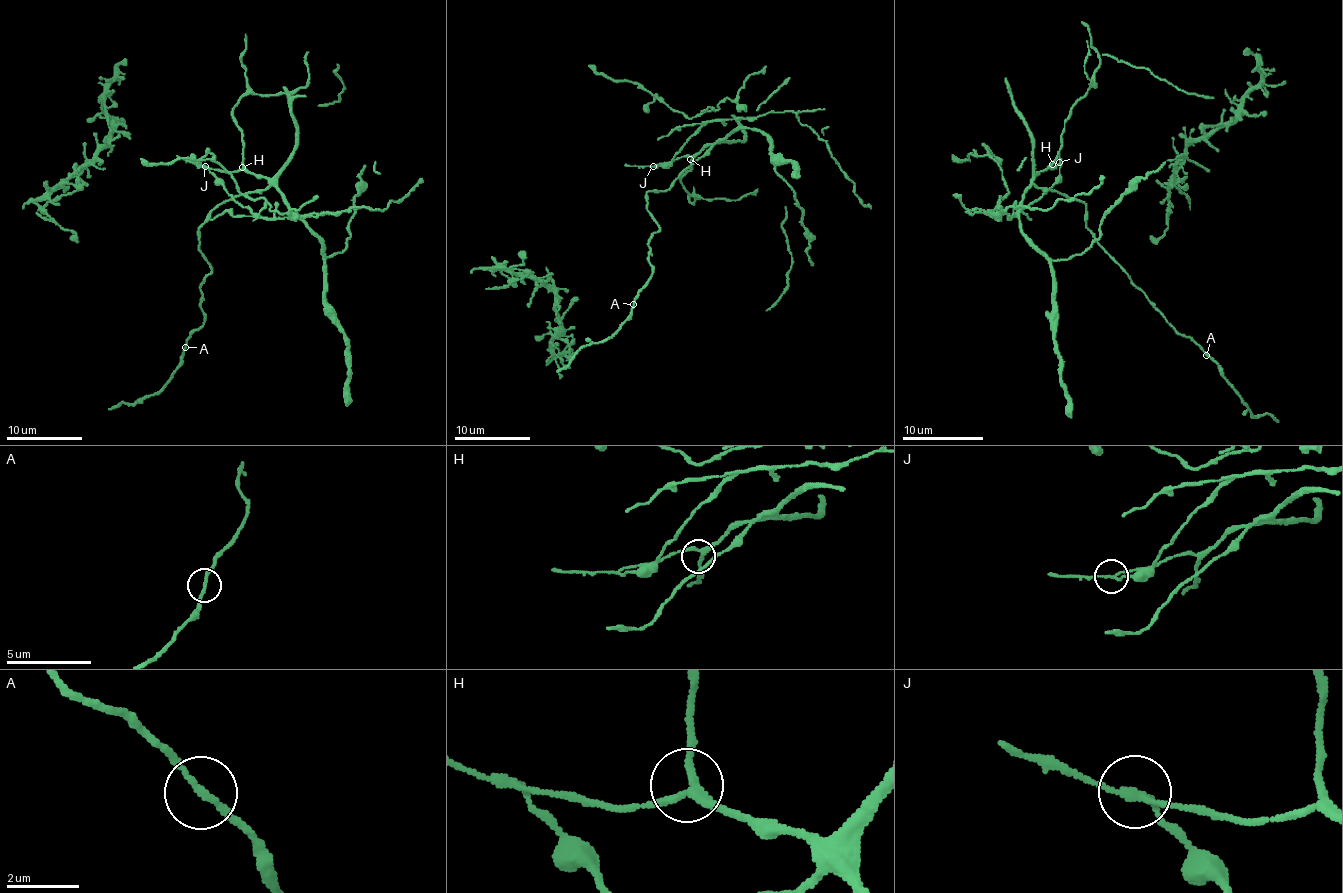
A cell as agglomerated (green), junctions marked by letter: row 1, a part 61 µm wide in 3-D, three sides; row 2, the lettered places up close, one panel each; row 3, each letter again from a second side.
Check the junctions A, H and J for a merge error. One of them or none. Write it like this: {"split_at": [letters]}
{"split_at": ["J"]}

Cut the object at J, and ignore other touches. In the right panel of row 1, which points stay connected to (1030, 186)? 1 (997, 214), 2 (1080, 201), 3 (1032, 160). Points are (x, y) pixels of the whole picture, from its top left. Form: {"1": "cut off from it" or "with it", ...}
{"1": "cut off from it", "2": "with it", "3": "with it"}

